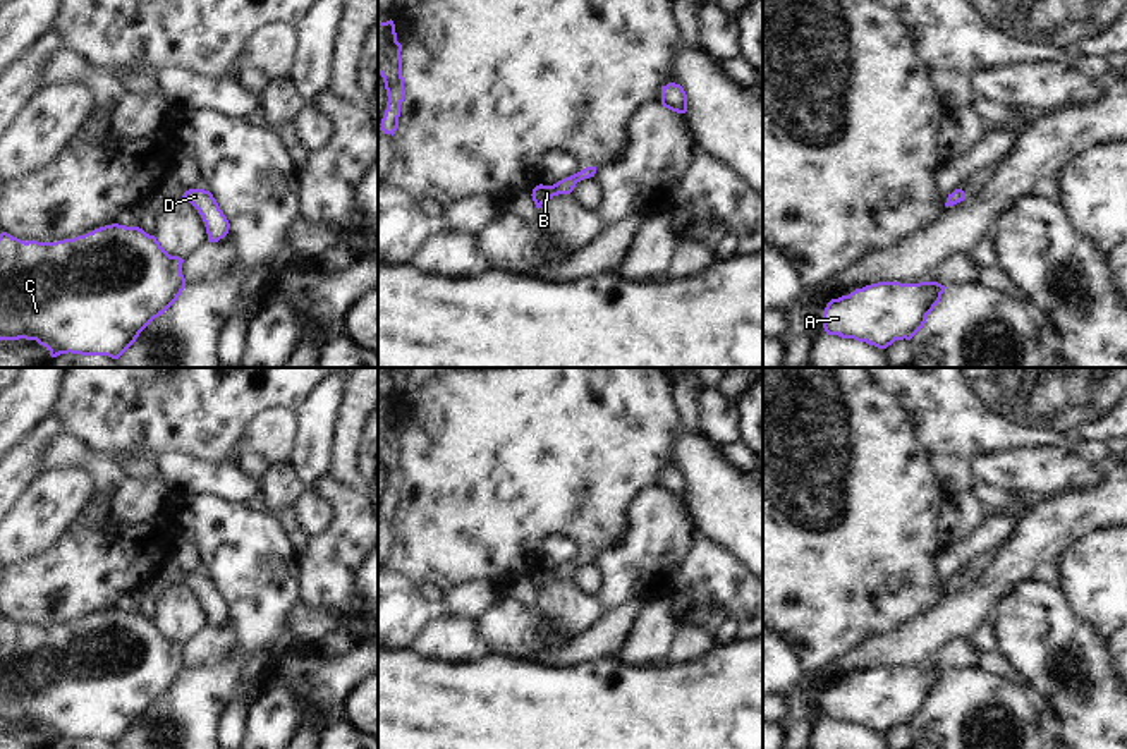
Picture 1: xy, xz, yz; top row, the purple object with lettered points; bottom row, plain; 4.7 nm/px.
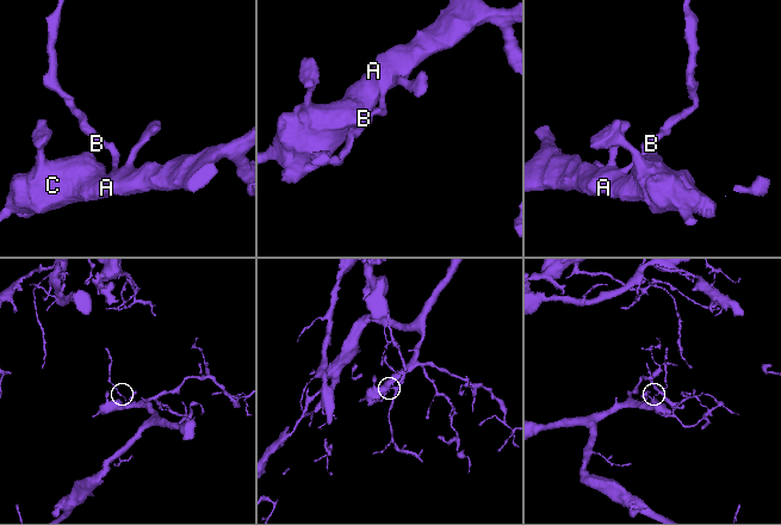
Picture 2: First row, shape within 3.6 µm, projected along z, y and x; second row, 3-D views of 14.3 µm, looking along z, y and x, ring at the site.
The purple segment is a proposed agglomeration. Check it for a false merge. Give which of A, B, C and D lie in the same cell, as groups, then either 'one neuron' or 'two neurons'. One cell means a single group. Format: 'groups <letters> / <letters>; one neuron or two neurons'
groups A B C D; one neuron

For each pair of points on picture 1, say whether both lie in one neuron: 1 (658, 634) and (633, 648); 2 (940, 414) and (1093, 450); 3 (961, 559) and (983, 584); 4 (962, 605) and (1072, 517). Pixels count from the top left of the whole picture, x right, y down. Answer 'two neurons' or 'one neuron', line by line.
1: one neuron
2: two neurons
3: two neurons
4: one neuron

